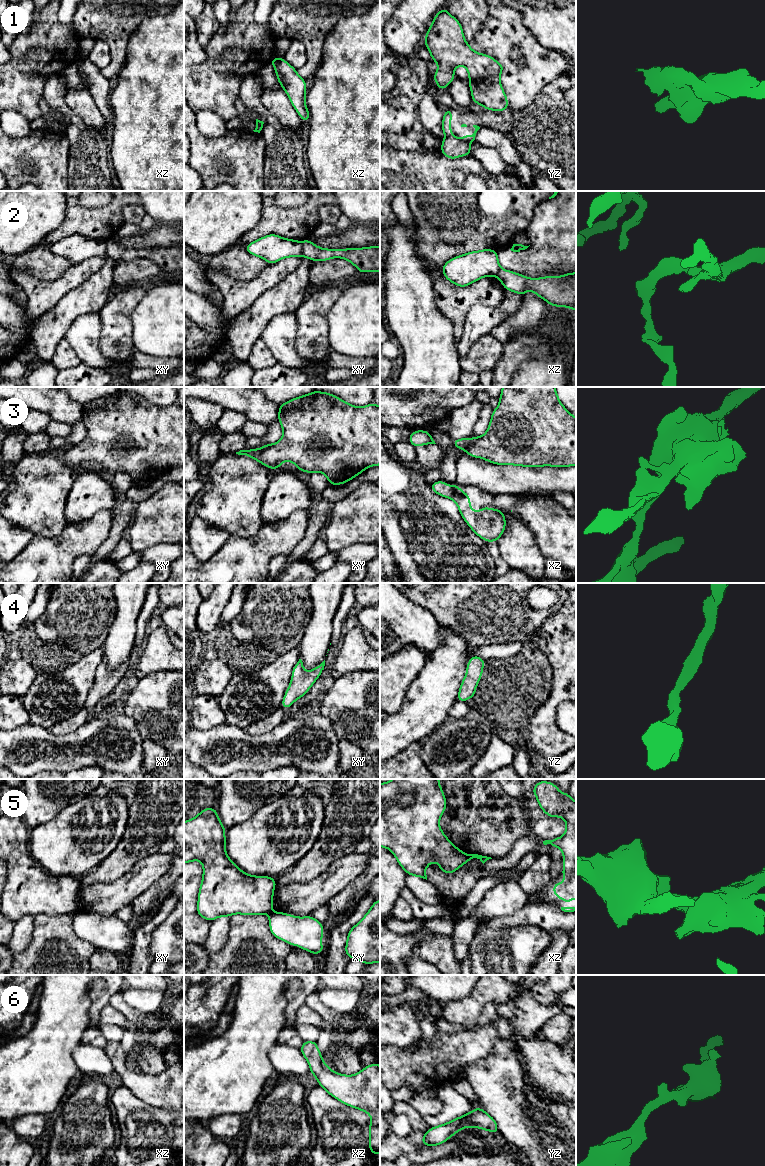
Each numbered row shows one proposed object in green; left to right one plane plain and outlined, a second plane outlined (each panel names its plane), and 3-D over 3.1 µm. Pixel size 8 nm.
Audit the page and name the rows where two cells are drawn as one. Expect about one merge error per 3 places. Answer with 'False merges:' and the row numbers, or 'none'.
False merges: 1, 2, 5

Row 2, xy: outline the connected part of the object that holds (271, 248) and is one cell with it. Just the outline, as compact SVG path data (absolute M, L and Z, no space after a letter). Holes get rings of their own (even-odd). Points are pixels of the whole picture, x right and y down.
M276 234L261 237L244 247L249 254L260 257L269 264L275 264L288 257L299 257L303 254L301 241L283 238Z

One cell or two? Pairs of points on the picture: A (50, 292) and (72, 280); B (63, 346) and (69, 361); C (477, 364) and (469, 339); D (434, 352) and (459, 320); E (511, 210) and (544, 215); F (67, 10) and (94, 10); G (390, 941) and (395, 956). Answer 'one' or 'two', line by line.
A: one
B: one
C: two
D: two
E: two
F: two
G: one

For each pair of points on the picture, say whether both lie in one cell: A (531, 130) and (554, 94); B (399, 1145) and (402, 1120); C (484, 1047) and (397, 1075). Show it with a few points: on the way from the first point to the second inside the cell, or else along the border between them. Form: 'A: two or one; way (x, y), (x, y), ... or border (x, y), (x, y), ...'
A: one; way (540, 121), (549, 112), (550, 103)
B: two; border (390, 1132), (401, 1136), (413, 1134)
C: one; way (462, 1048), (456, 1049), (439, 1062), (419, 1065)

